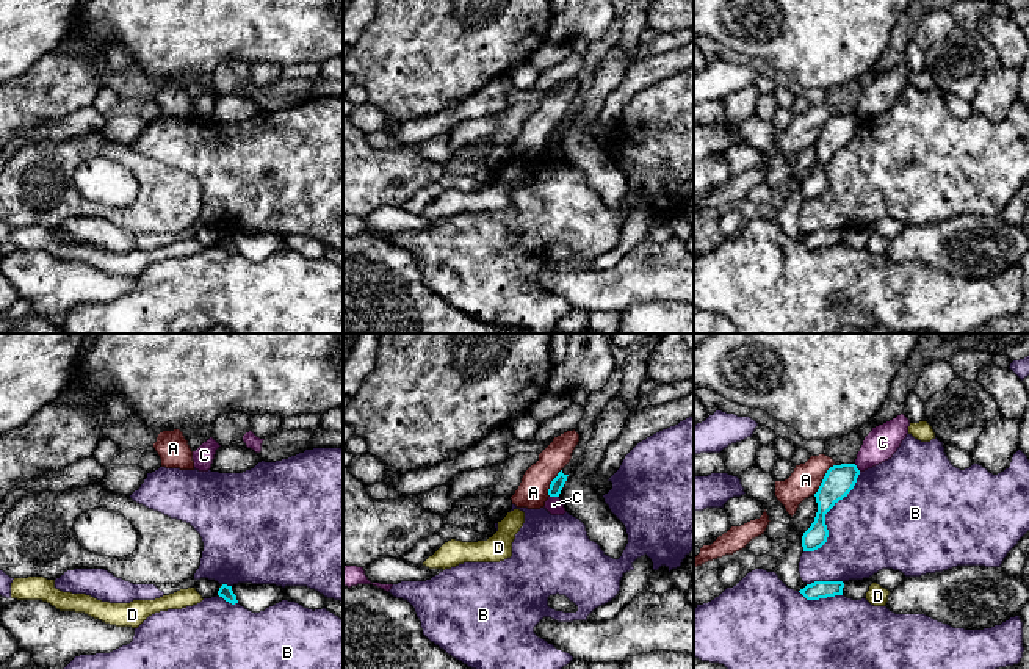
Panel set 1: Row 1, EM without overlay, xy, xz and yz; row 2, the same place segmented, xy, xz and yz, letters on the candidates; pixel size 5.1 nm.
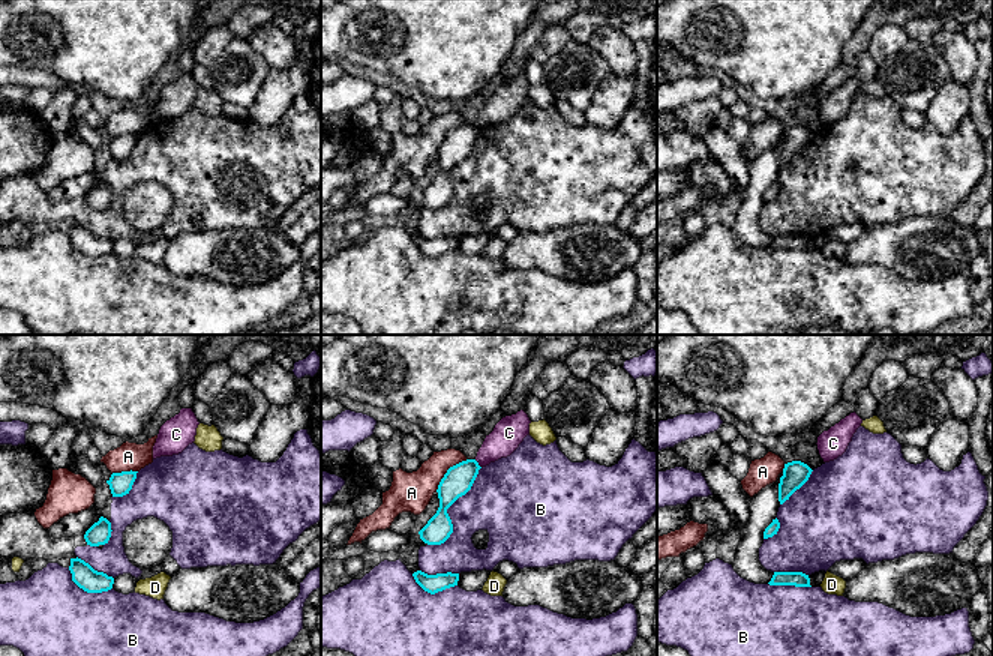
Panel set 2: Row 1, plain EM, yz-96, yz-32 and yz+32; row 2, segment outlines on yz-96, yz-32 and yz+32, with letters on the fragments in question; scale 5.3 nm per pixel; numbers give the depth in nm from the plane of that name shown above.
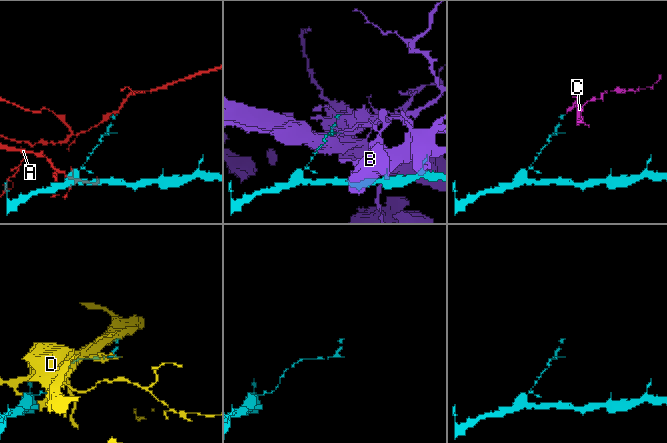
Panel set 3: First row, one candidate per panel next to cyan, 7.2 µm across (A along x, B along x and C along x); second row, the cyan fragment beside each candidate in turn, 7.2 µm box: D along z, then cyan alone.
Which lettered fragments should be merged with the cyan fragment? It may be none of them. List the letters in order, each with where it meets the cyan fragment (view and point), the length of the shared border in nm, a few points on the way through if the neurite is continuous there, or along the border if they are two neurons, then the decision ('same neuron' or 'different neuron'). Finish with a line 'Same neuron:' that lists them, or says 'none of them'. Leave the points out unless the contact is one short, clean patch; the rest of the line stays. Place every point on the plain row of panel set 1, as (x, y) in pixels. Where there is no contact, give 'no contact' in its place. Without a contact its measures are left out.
A: yz (824, 127) | 200 nm | along yz (835, 113), (827, 119), (813, 143) | different neuron
B: yz (824, 166) | 500 nm | different neuron
C: xz (555, 144) | 50 nm | along xz (550, 144), (558, 146) | different neuron
D: xy (221, 235) | 30 nm | different neuron
Same neuron: none of them

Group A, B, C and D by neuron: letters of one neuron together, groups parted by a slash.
A / B / C / D

